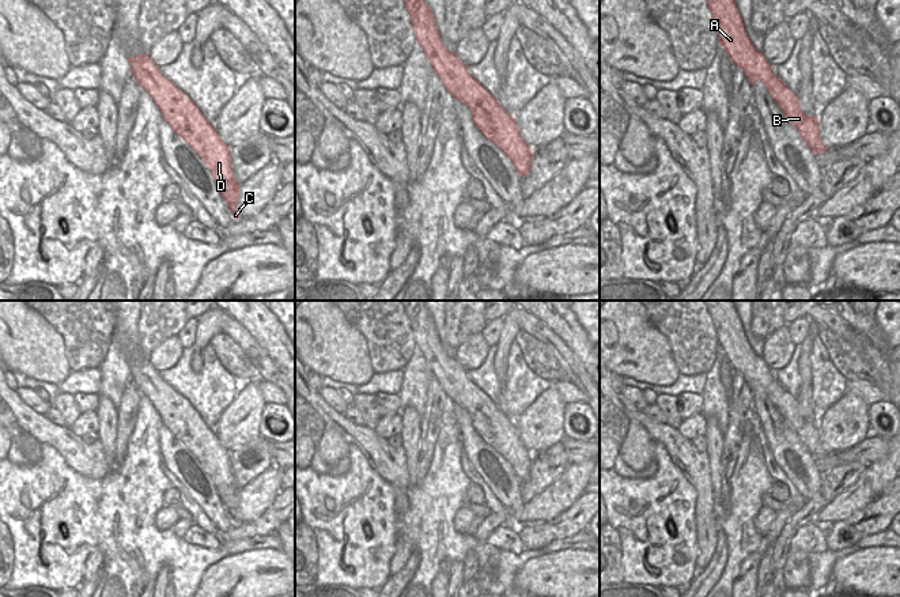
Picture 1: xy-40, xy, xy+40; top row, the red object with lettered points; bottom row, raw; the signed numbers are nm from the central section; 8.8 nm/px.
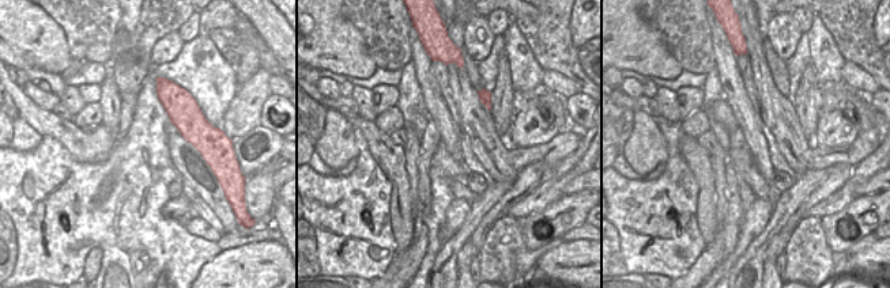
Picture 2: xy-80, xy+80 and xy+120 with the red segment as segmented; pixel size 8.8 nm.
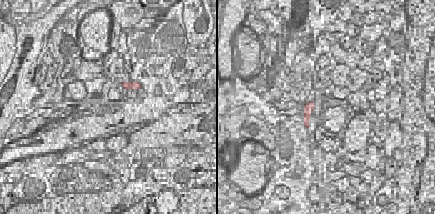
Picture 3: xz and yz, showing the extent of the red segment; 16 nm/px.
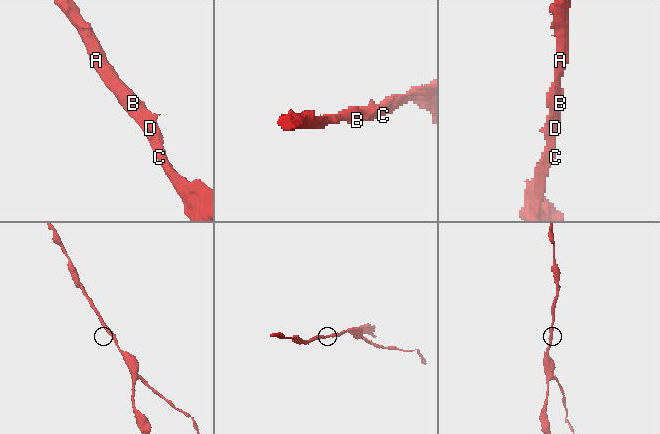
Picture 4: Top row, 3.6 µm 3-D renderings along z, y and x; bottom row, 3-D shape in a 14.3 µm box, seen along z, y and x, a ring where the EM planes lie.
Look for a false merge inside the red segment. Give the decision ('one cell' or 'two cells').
one cell

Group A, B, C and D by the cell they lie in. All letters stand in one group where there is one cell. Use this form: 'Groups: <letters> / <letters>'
Groups: A B C D.

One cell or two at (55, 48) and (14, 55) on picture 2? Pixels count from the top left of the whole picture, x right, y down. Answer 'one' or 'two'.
two

